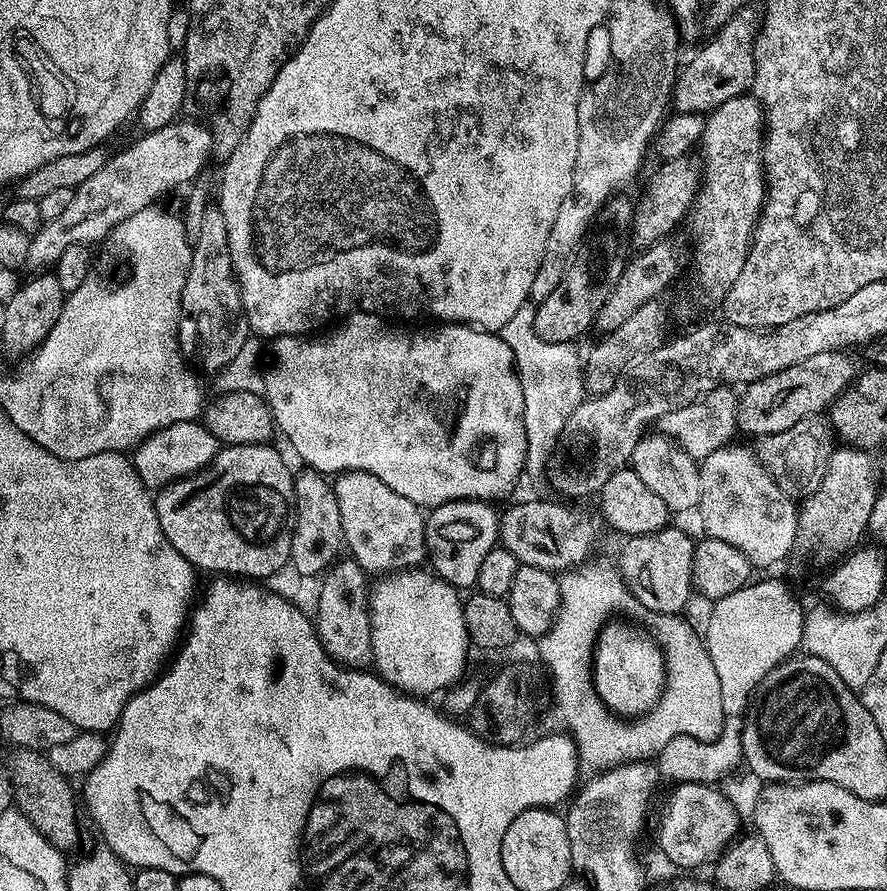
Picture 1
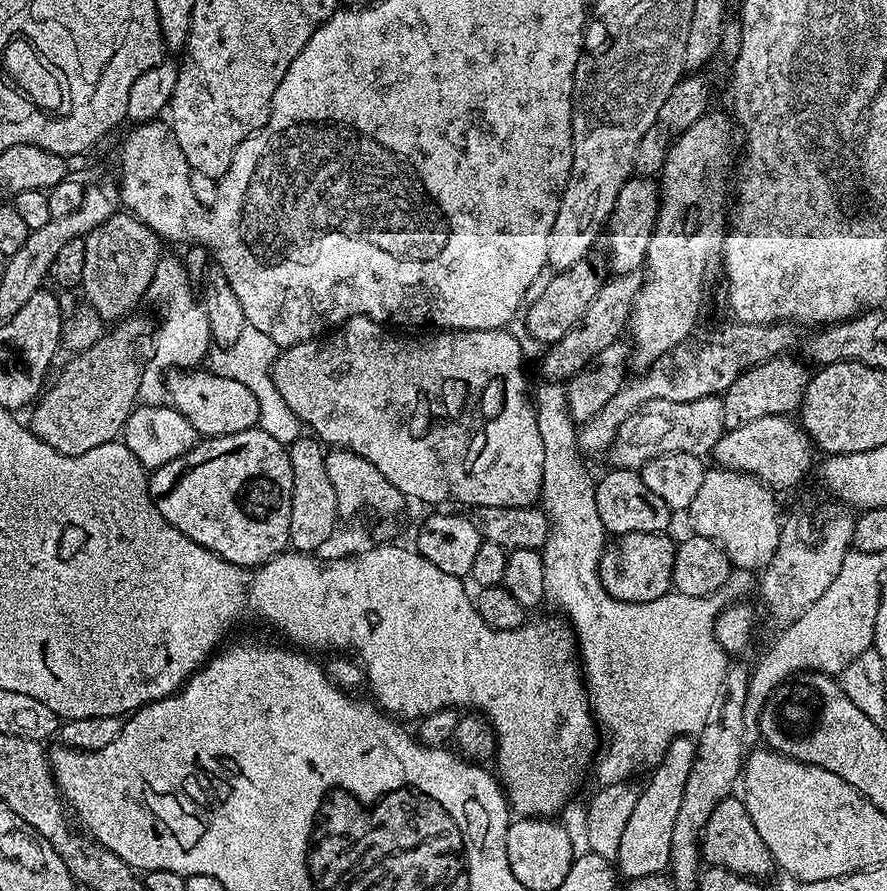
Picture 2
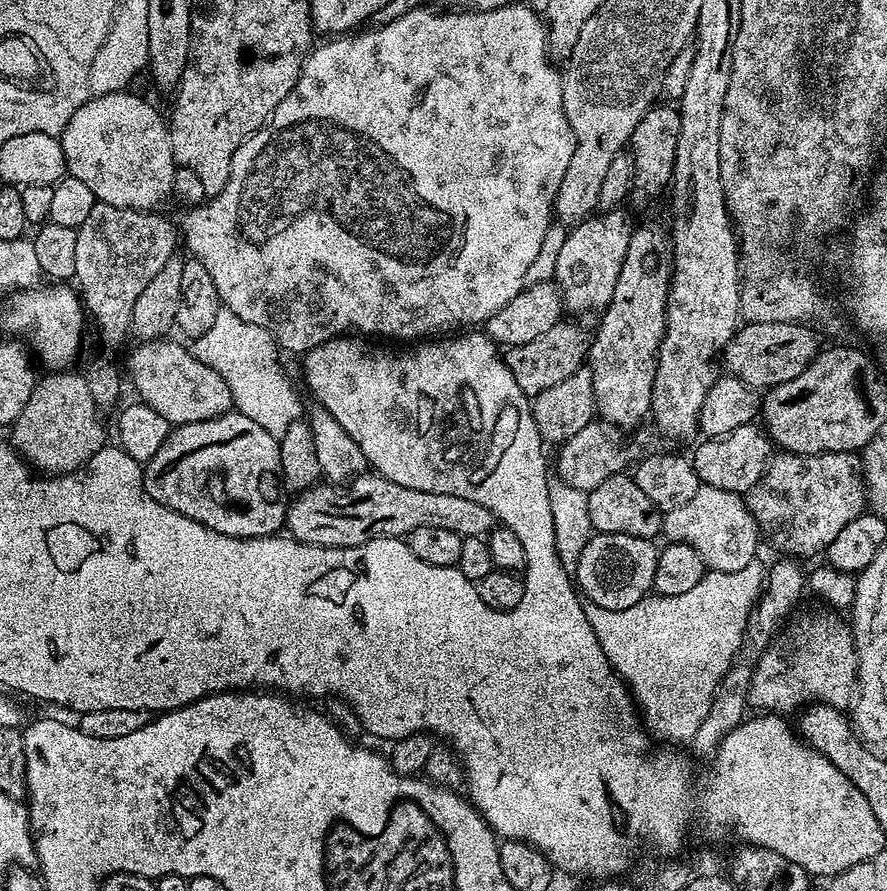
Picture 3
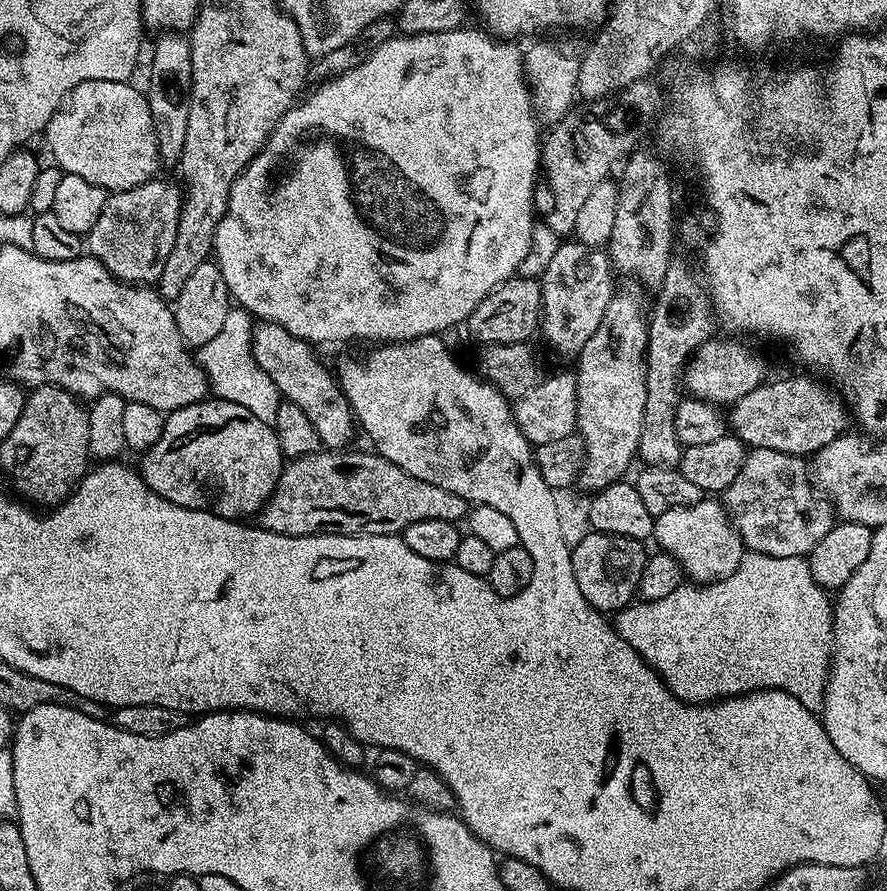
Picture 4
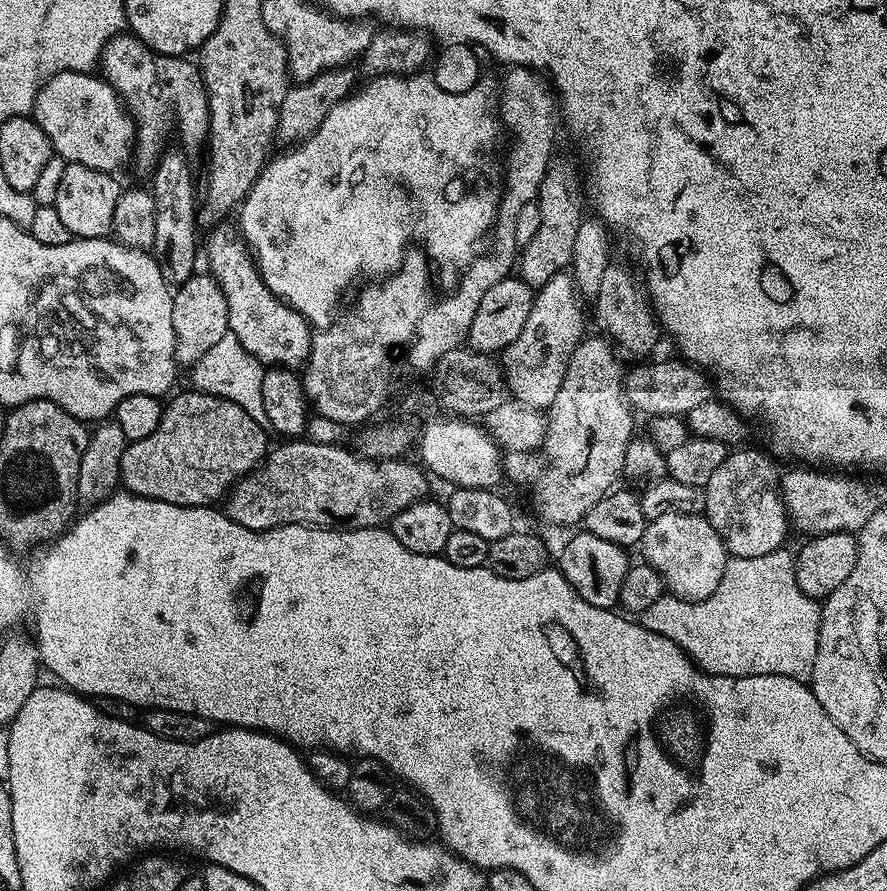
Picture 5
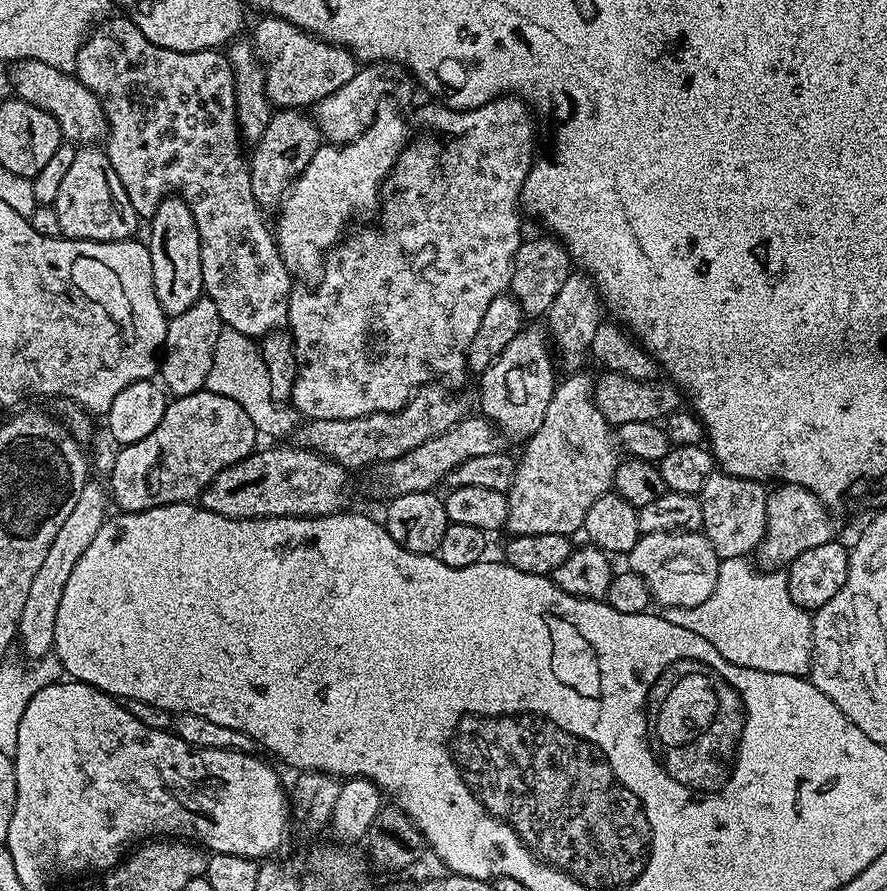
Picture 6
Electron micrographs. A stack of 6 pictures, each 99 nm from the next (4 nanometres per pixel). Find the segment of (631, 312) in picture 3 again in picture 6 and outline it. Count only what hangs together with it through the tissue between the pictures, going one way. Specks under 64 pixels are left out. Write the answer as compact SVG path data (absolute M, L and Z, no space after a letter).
M583 371L573 372L565 375L559 381L554 390L554 394L550 398L550 406L546 406L546 418L542 418L542 426L538 426L538 430L533 436L527 437L524 453L519 453L518 463L516 465L516 474L514 476L514 486L510 486L508 491L508 522L507 531L512 536L525 536L526 534L562 534L571 537L572 532L579 533L584 526L586 518L586 510L590 510L590 506L594 506L594 502L598 502L598 498L602 498L612 488L612 479L614 478L614 470L618 463L618 448L614 443L614 432L610 427L608 420L598 410L598 406L592 400L593 377L584 376Z

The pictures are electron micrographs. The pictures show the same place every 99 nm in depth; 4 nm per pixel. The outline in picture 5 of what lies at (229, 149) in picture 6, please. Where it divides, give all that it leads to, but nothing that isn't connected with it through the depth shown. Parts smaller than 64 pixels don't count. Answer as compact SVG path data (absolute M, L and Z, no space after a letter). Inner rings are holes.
M131 34L110 38L100 55L98 68L102 79L120 95L136 124L134 165L144 174L151 173L161 152L165 151L164 139L172 123L176 123L180 131L179 143L185 149L196 148L199 144L201 147L208 139L208 91L199 67L188 60L191 59L153 52L143 40ZM221 222L207 233L210 273L221 287L229 314L228 331L265 366L299 369L307 365L314 329L301 312L279 300L256 268L248 243L235 223Z

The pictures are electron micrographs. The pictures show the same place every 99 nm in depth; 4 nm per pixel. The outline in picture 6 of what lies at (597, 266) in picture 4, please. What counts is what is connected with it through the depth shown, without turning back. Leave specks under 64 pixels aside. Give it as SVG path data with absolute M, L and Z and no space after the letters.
M525 327L516 335L514 342L502 350L500 357L485 372L479 373L479 411L505 437L533 436L538 426L542 426L542 418L546 418L546 406L550 406L550 398L558 383L556 372L558 368L547 331L543 327Z

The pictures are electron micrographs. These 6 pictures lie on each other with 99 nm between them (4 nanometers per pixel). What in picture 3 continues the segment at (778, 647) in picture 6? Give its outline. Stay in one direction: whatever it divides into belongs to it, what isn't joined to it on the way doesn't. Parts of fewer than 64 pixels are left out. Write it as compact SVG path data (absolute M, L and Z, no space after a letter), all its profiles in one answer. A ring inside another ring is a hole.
M754 562L733 572L705 571L702 582L688 592L669 596L652 594L626 610L606 610L597 604L585 603L584 613L590 626L594 626L594 634L606 658L612 663L617 676L628 685L628 691L642 713L643 723L655 739L657 736L664 740L660 742L688 742L698 726L702 726L702 718L706 718L717 688L744 643L748 615L760 599L765 575L765 565ZM820 612L813 620L804 620L792 628L792 652L788 648L769 647L760 653L760 661L752 672L752 684L748 687L748 703L756 710L768 714L788 714L791 708L803 709L813 704L829 704L832 708L847 709L853 703L858 691L856 671L858 654L852 637L852 629L847 623L840 623L828 612Z

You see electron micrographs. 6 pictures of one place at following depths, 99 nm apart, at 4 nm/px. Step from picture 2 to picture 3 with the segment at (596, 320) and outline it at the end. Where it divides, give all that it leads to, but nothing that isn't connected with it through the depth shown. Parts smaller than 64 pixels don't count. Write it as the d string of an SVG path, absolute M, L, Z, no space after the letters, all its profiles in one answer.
M561 318L557 324L550 326L550 330L546 330L546 334L530 342L522 342L518 346L508 348L503 353L510 374L514 374L518 386L522 386L522 390L529 398L540 395L544 390L549 390L550 386L565 381L570 375L585 367L590 332L572 320L575 319Z

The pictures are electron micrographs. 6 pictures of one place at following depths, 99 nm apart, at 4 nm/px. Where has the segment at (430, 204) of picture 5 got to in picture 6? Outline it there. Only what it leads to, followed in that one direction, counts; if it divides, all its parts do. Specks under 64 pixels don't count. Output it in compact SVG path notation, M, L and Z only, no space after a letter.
M388 102L381 104L372 125L349 144L321 143L314 158L310 158L310 166L302 170L280 201L280 217L274 223L274 235L293 277L300 279L301 276L304 282L315 281L328 253L345 235L344 227L359 212L368 212L372 207L373 211L377 207L382 185L410 140L407 122L400 117L399 110L390 105Z

